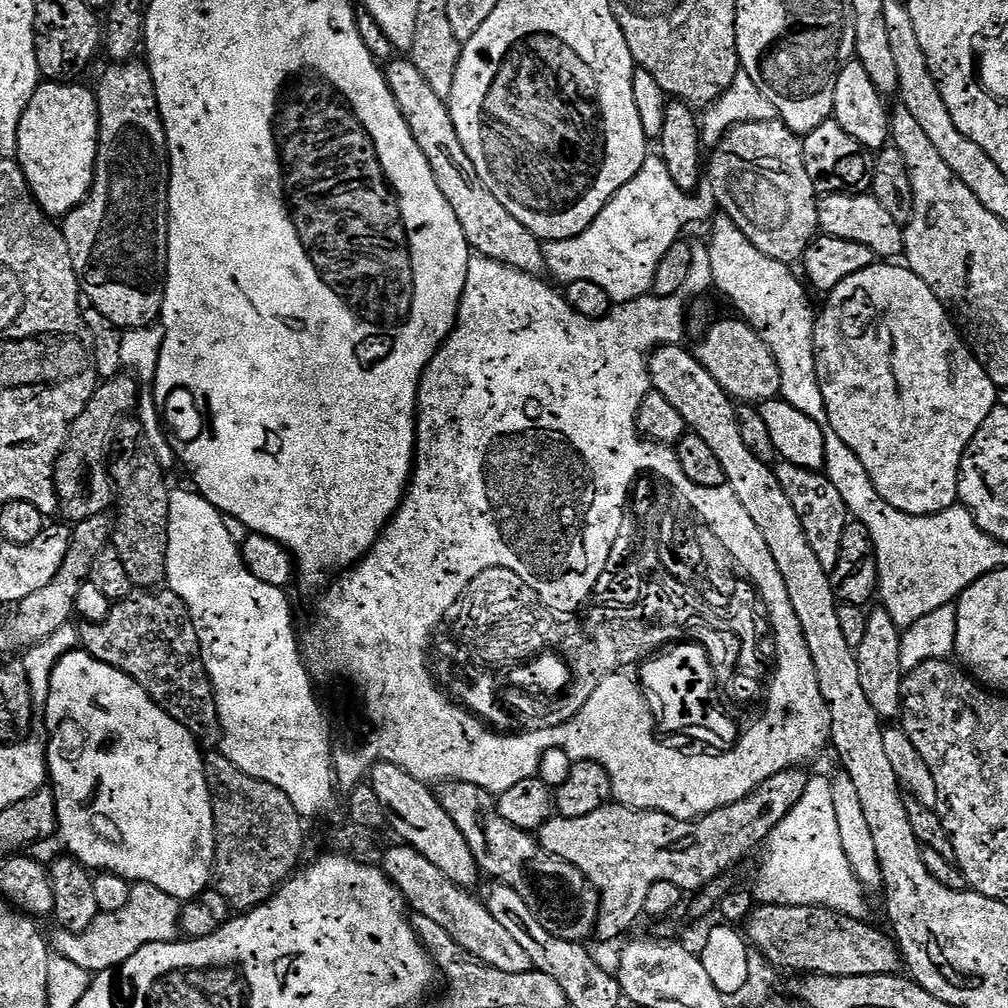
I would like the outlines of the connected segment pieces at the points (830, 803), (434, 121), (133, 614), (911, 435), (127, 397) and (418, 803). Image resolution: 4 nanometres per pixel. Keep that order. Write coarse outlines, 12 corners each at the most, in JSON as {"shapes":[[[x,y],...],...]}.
{"shapes":[[[831,785],[768,836],[760,904],[863,920],[866,889],[842,850]],[[411,59],[388,85],[469,249],[531,276],[544,244],[478,178]],[[106,547],[88,583],[113,600],[80,628],[204,750],[220,747],[198,630],[167,590],[136,590]],[[900,262],[819,309],[827,427],[899,512],[953,507],[998,406]],[[97,383],[56,460],[59,515],[105,515],[114,480],[104,463],[140,387]],[[393,764],[370,783],[403,843],[461,888],[476,854],[437,793]]]}

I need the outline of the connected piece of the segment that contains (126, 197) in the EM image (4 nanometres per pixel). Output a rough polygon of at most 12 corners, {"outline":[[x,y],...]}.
{"outline":[[147,63],[95,85],[96,173],[62,231],[91,307],[157,323],[168,139]]}

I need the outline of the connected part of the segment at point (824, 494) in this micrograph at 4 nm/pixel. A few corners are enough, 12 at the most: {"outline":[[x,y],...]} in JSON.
{"outline":[[775,465],[806,539],[829,573],[850,513],[823,471]]}

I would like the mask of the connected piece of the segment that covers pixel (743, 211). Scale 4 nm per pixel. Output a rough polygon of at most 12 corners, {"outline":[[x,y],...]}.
{"outline":[[777,118],[715,145],[719,211],[791,265],[818,235],[804,145]]}

